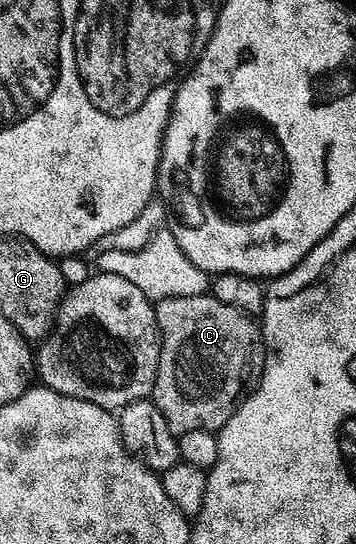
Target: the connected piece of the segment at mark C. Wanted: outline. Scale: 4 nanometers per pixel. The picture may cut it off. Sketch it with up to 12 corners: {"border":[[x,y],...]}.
{"border":[[210,294],[157,300],[151,401],[219,433],[264,373],[264,333]]}

